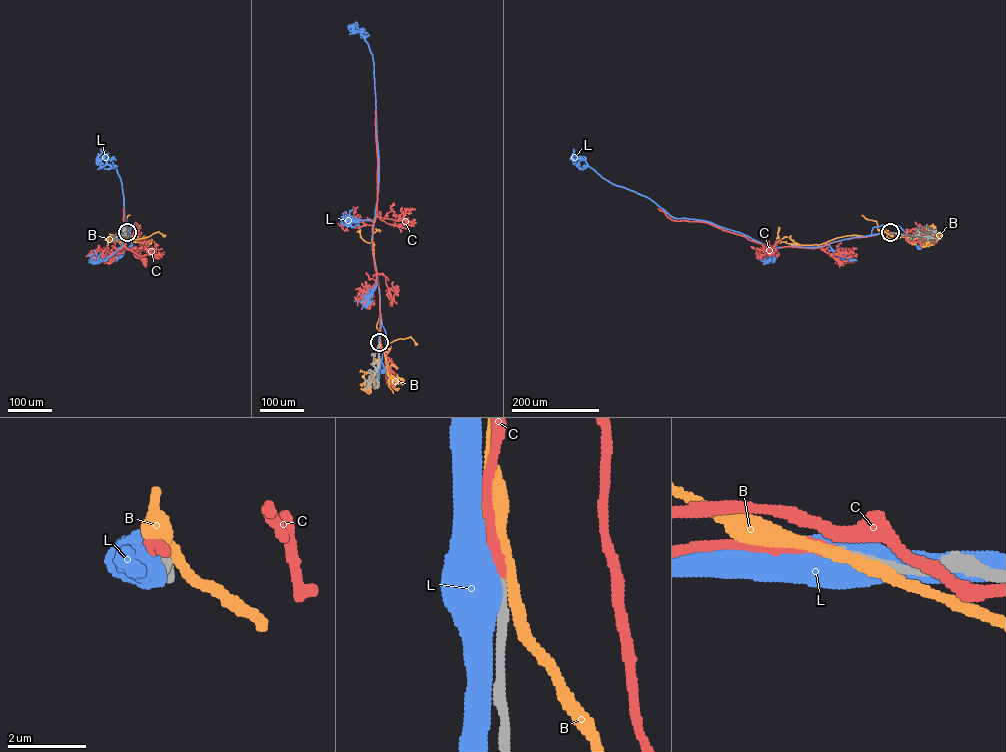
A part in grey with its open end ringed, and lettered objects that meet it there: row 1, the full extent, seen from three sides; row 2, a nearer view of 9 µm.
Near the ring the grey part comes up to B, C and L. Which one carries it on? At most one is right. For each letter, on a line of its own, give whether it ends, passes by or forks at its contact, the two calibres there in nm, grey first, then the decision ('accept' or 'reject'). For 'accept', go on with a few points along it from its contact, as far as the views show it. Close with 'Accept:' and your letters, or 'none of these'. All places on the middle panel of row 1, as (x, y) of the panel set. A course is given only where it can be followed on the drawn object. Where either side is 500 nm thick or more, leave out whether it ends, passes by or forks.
B: it passes by | 280/280 nm | reject
C: it ends | 240/280 nm | accept | via (379, 342), (379, 295), (372, 229), (377, 214), (375, 110)
L: 320/800 nm | reject
Accept: C

